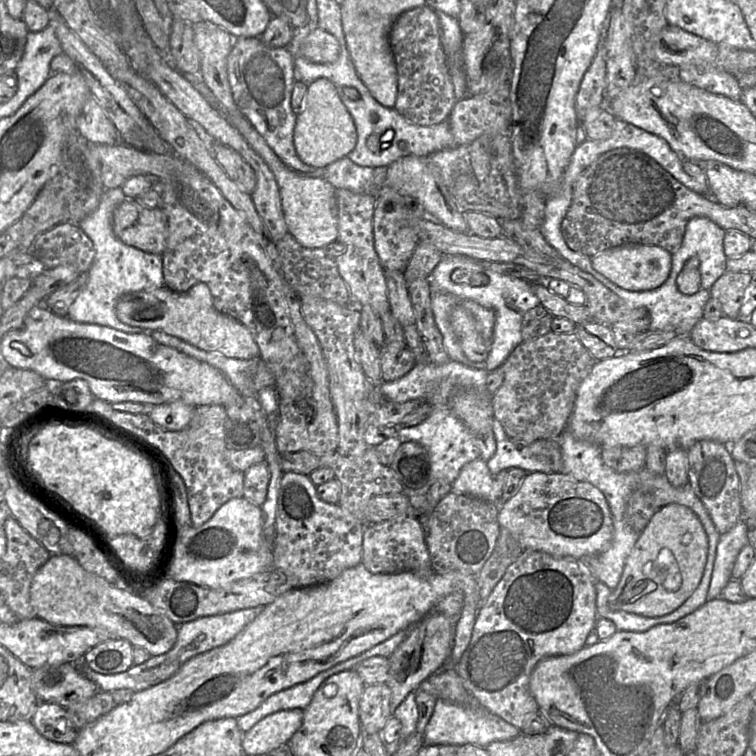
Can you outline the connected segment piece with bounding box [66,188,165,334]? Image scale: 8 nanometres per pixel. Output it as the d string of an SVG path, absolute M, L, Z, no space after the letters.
M120 188L105 190L97 208L78 224L92 241L96 255L88 271L86 287L70 306L66 317L75 322L110 327L125 333L148 333L121 322L115 310L116 303L122 295L158 289L165 285L162 256L129 246L119 240L113 232L114 210L125 199L128 198Z

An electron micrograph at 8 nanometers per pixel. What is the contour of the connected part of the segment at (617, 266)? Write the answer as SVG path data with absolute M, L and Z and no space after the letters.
M627 243L606 249L590 259L593 269L615 285L629 291L647 291L666 281L671 270L672 254L655 245Z

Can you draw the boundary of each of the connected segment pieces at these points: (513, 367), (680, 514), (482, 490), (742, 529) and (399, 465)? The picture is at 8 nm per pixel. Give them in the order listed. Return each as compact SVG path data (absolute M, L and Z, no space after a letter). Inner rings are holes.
M550 331L546 335L522 342L511 352L511 354L506 359L506 361L500 366L504 372L504 379L502 385L492 396L494 418L501 423L507 436L518 447L526 447L539 439L557 440L559 436L562 434L562 432L566 429L568 419L573 409L577 390L581 382L590 373L594 364L595 364L595 359L591 356L591 354L587 351L587 349L581 344L581 342L579 341L578 337L574 332L565 333L565 334L556 334Z
M672 503L660 508L640 533L627 558L617 587L608 605L613 611L623 610L644 617L661 617L679 608L696 590L703 576L708 552L708 539L697 515L688 507Z
M479 458L467 463L462 468L452 484L451 492L499 504L501 495L495 492L493 478L487 462Z
M739 520L730 531L720 536L707 600L720 597L722 590L732 579L732 567L740 550L746 544L748 544L746 525L742 520Z
M417 442L401 443L390 467L403 488L420 489L429 479L430 462L428 452Z

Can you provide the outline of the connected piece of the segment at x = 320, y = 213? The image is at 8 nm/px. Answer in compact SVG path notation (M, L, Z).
M221 111L249 146L264 160L278 183L281 204L288 232L306 248L320 248L337 240L338 223L335 188L321 177L304 176L284 164L268 146L264 138L243 117L228 115Z

